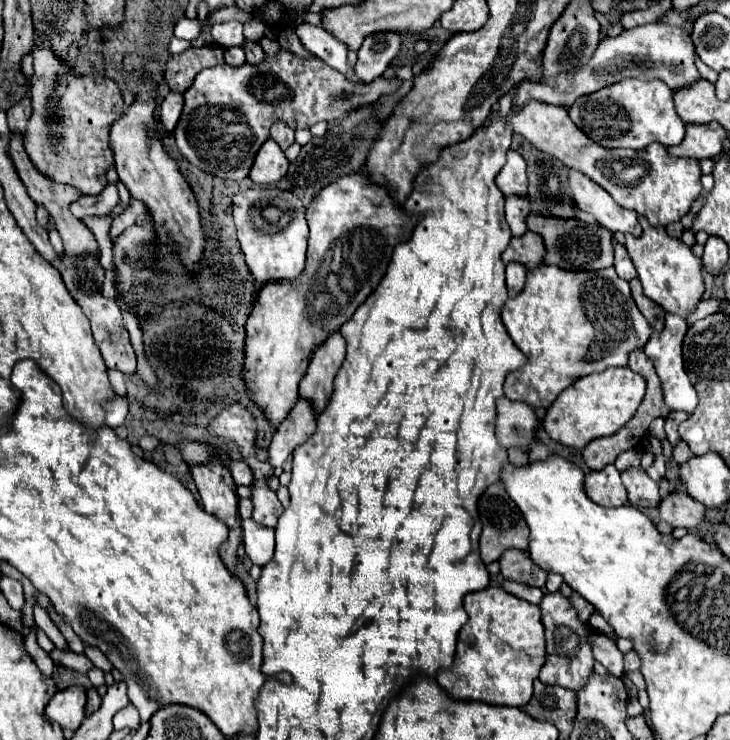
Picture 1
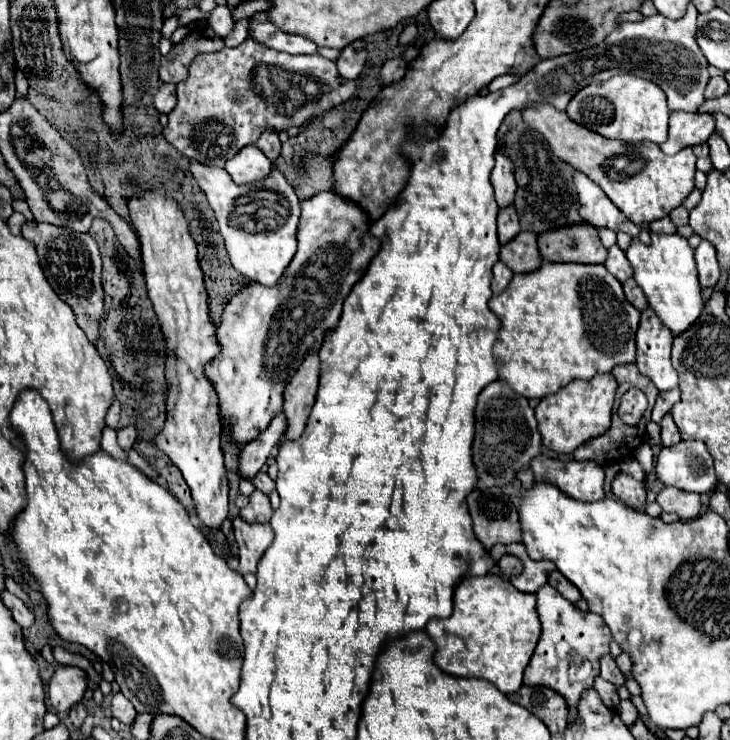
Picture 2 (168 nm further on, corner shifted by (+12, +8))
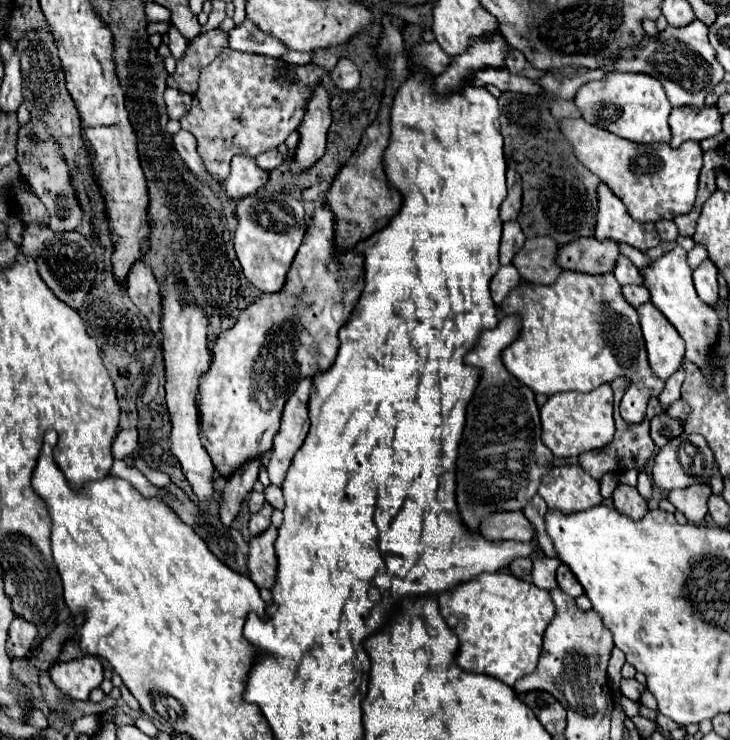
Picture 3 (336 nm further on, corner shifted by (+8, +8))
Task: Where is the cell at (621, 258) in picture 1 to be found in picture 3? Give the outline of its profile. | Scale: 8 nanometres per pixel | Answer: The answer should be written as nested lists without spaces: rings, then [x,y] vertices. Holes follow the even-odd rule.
[[[624,255],[618,257],[616,267],[614,267],[614,275],[616,275],[616,279],[618,279],[620,285],[632,285],[632,283],[638,285],[638,283],[644,281],[644,277],[640,275],[638,267],[634,267],[634,265],[630,263],[630,259],[624,257]]]

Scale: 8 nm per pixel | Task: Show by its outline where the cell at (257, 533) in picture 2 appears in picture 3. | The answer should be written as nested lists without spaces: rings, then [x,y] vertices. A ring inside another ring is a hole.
[[[270,525],[264,533],[250,537],[248,541],[248,571],[250,579],[256,583],[256,587],[270,589],[276,575],[276,553],[274,553],[274,541],[276,541],[276,527]]]

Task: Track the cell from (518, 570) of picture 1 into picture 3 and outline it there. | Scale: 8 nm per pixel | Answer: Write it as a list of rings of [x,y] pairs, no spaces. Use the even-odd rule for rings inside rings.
[[[526,557],[526,559],[514,559],[510,563],[510,573],[514,577],[520,577],[520,579],[526,579],[530,575],[530,569],[532,569],[532,559]]]

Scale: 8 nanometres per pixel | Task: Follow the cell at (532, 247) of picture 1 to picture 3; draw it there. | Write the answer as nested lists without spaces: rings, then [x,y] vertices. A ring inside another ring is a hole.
[[[538,237],[538,239],[526,241],[524,247],[514,255],[512,265],[520,271],[524,281],[530,281],[536,285],[550,285],[556,281],[556,277],[562,271],[554,261],[556,249],[558,249],[558,243],[552,239]]]

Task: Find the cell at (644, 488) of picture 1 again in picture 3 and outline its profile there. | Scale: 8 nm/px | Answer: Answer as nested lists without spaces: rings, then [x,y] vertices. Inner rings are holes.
[[[620,483],[620,485],[616,487],[612,499],[614,499],[614,507],[616,507],[620,513],[628,515],[630,519],[642,519],[642,517],[646,515],[646,511],[648,511],[646,499],[638,493],[636,487],[622,485],[622,483]]]

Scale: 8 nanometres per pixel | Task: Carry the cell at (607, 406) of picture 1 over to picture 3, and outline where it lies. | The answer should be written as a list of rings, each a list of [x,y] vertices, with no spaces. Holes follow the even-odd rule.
[[[608,383],[594,391],[580,393],[556,393],[540,407],[542,419],[542,441],[556,457],[574,457],[584,451],[600,449],[612,441],[614,419],[612,419],[612,389]]]

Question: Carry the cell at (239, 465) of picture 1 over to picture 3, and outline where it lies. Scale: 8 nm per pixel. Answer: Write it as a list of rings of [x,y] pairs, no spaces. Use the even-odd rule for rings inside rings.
[[[268,485],[264,489],[264,495],[266,495],[266,501],[274,507],[274,509],[284,509],[284,497],[282,497],[282,489],[276,487],[276,485]]]

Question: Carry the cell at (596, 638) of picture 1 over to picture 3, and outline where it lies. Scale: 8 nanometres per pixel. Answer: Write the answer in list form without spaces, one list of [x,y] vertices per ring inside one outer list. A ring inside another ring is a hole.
[[[620,679],[620,691],[624,697],[632,699],[632,701],[638,701],[640,699],[640,693],[644,691],[646,687],[640,685],[636,679]]]

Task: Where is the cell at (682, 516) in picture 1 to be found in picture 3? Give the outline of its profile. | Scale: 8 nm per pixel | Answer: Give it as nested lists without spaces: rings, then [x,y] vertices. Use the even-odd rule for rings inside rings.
[[[696,485],[686,489],[676,489],[668,493],[668,501],[684,513],[684,517],[692,523],[700,523],[708,513],[708,497],[710,497],[708,485]]]

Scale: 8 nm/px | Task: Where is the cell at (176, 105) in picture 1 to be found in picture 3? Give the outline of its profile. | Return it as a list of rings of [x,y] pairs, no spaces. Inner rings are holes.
[[[166,87],[164,101],[166,101],[166,107],[168,107],[168,117],[170,119],[180,119],[192,103],[192,95],[184,93],[180,89],[174,89],[174,87]]]

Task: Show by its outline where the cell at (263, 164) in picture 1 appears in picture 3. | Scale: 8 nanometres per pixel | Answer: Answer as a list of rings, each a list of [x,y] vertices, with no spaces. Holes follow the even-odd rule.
[[[236,155],[232,159],[232,171],[226,179],[226,195],[228,197],[244,197],[260,187],[264,187],[268,181],[268,171],[260,169],[254,157],[248,155]]]

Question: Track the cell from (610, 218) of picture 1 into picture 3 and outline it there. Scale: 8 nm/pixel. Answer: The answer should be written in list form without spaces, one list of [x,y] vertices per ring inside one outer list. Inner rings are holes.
[[[600,183],[596,189],[598,197],[598,213],[596,213],[596,239],[612,239],[612,241],[624,241],[634,245],[640,251],[646,251],[650,247],[656,247],[660,243],[660,237],[656,235],[654,227],[654,243],[644,243],[644,237],[628,237],[632,229],[640,229],[624,207],[624,203],[604,185]]]

